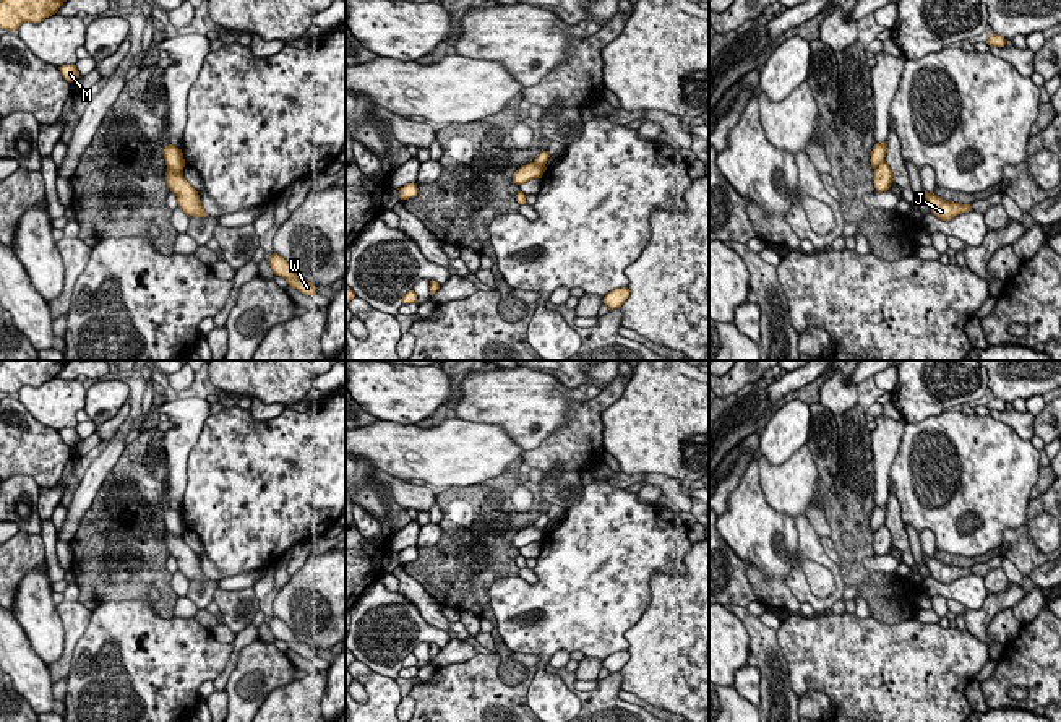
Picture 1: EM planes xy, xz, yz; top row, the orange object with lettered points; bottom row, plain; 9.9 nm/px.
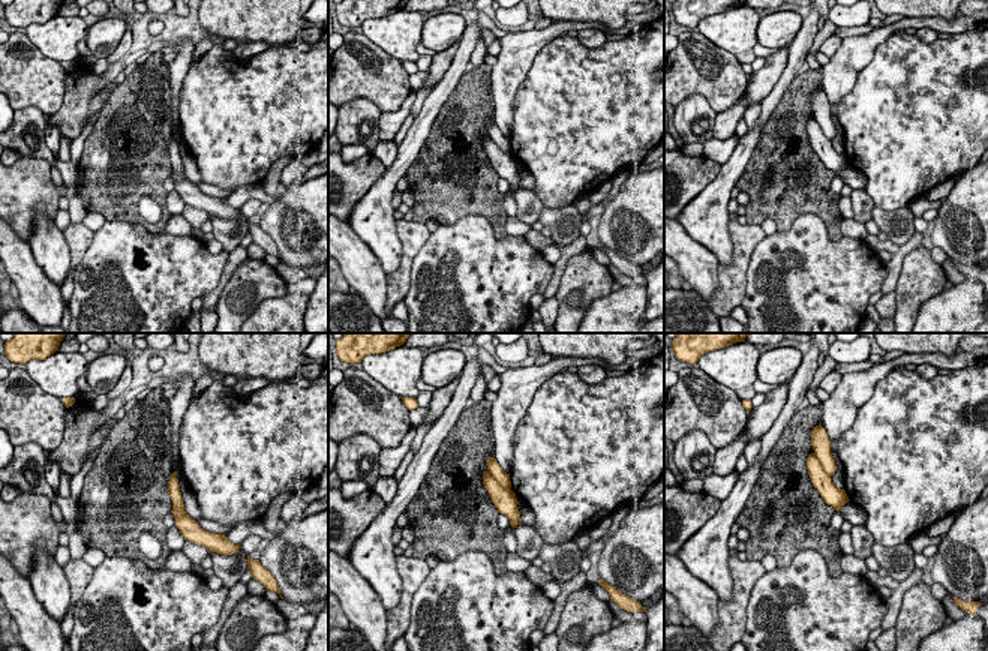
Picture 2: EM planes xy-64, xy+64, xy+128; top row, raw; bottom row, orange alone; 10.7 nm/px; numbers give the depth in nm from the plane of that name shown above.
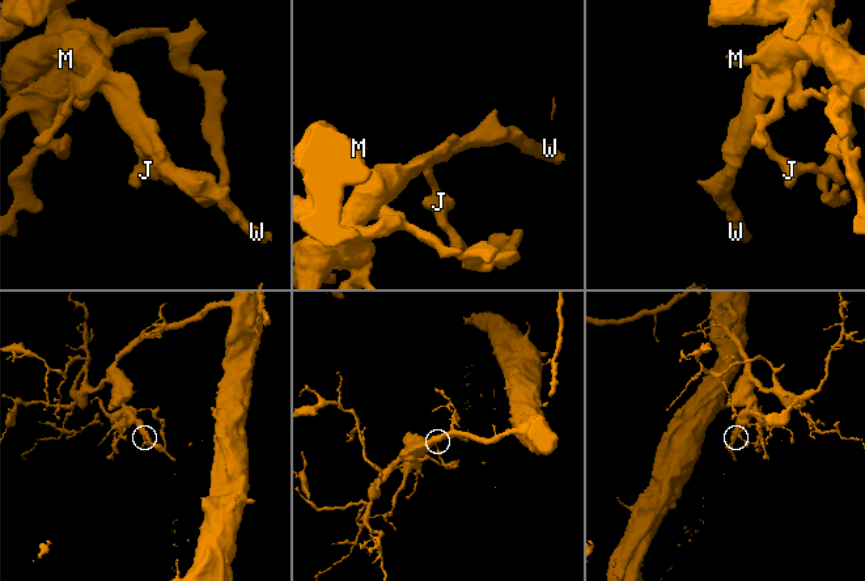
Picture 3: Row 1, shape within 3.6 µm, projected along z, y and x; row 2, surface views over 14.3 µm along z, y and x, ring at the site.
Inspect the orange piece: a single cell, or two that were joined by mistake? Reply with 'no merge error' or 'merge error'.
merge error

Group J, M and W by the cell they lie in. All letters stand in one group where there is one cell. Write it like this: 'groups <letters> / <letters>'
groups J / M W

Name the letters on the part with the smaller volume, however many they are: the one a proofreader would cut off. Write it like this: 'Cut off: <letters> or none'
Cut off: M, W

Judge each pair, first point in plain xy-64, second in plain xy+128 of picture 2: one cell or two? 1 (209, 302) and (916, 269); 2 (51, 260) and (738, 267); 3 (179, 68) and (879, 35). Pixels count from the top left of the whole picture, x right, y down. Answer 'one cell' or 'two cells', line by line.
1: two cells
2: two cells
3: one cell

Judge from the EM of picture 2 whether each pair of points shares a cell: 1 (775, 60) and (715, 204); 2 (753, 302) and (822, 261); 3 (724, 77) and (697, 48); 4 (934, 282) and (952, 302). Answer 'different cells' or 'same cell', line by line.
1: different cells
2: same cell
3: same cell
4: different cells

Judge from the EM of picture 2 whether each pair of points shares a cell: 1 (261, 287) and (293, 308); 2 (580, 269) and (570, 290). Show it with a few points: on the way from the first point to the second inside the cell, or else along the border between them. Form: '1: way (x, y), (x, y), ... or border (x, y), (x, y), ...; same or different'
1: border (288, 293), (279, 297), (267, 297), (248, 317); different
2: way (580, 273), (580, 279), (574, 285); same

